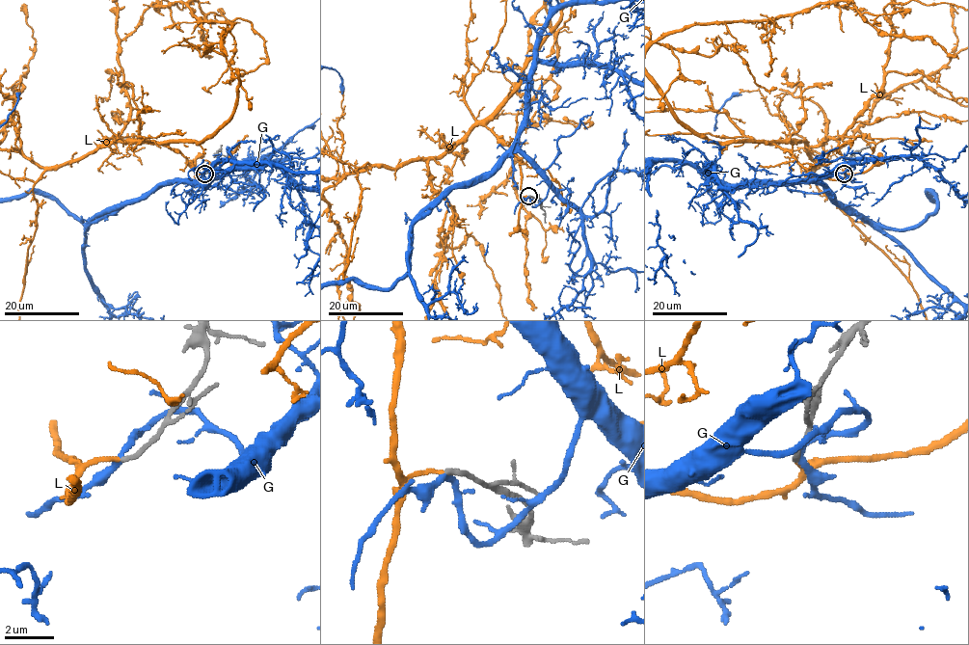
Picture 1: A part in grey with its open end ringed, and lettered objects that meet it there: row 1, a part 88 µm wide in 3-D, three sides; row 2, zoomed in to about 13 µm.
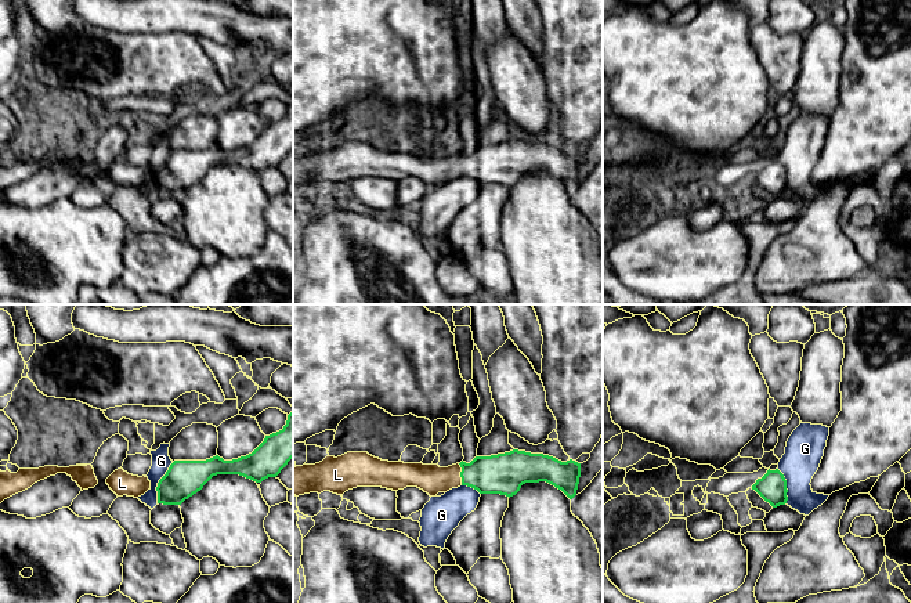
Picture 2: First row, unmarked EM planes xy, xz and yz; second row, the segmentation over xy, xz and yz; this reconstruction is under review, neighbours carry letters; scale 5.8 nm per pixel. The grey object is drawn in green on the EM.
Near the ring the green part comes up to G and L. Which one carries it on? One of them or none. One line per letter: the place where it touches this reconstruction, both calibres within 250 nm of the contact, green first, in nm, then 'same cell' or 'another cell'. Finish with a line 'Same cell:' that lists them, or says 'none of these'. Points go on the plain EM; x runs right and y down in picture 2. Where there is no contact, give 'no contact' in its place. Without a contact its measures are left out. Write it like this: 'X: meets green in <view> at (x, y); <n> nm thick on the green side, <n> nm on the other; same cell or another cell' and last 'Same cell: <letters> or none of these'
G: meets green in xy at (158, 173); 200 nm thick on the green side, 110 nm on the other; another cell
L: meets green in xz at (461, 165); 240 nm thick on the green side, 170 nm on the other; same cell
Same cell: L

